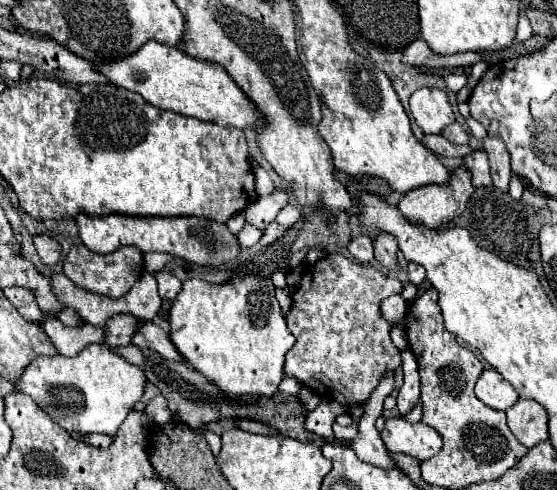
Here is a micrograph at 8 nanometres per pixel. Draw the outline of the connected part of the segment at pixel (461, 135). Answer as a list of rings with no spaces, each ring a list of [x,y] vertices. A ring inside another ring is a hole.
[[[452,122],[450,126],[446,126],[446,128],[442,130],[442,136],[448,138],[450,142],[454,142],[454,144],[468,144],[468,132],[466,132],[466,128],[460,126],[458,122]]]

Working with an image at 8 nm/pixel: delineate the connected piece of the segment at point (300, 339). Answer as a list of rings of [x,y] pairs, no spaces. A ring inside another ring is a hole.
[[[330,252],[326,258],[312,264],[302,276],[298,290],[292,296],[290,310],[284,314],[288,330],[296,338],[294,348],[288,350],[286,354],[284,376],[296,378],[302,386],[318,392],[324,400],[336,400],[342,406],[364,404],[368,396],[372,394],[372,390],[378,386],[382,374],[402,366],[400,350],[394,346],[390,332],[394,326],[404,328],[406,320],[402,318],[400,322],[390,322],[382,316],[382,310],[380,310],[382,298],[398,294],[400,290],[402,290],[402,284],[396,278],[384,276],[372,266],[356,264],[354,260],[336,252]]]

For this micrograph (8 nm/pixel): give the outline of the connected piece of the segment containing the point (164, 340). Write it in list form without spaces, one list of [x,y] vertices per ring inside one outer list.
[[[144,320],[144,324],[140,326],[140,332],[136,332],[132,344],[138,346],[138,348],[154,350],[154,352],[158,352],[162,358],[166,358],[170,362],[186,364],[184,356],[180,356],[180,352],[176,350],[176,346],[168,338],[168,334],[162,328],[158,328],[154,322],[150,322],[150,320]]]

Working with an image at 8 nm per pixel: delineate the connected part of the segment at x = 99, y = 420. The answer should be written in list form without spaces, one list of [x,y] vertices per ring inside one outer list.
[[[86,346],[76,356],[40,356],[28,364],[22,378],[14,382],[20,392],[30,394],[34,402],[64,430],[84,434],[116,434],[146,388],[146,374],[114,354],[108,346]]]

